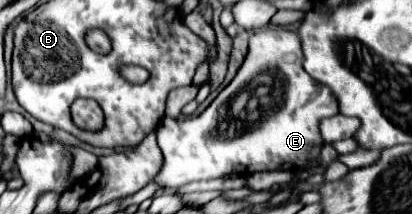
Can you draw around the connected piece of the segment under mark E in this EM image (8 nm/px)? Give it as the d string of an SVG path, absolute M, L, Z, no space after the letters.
M264 28L256 30L248 40L248 54L234 80L218 94L218 98L200 116L164 118L156 130L158 146L164 152L164 166L156 182L166 188L180 188L196 180L214 180L230 172L254 174L264 170L304 170L308 162L318 160L322 150L320 120L338 114L336 96L328 86L316 82L302 66L304 56L300 38L292 30Z

